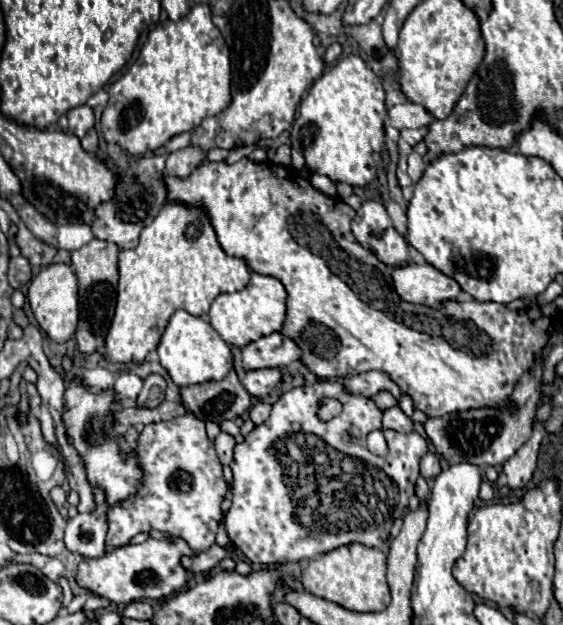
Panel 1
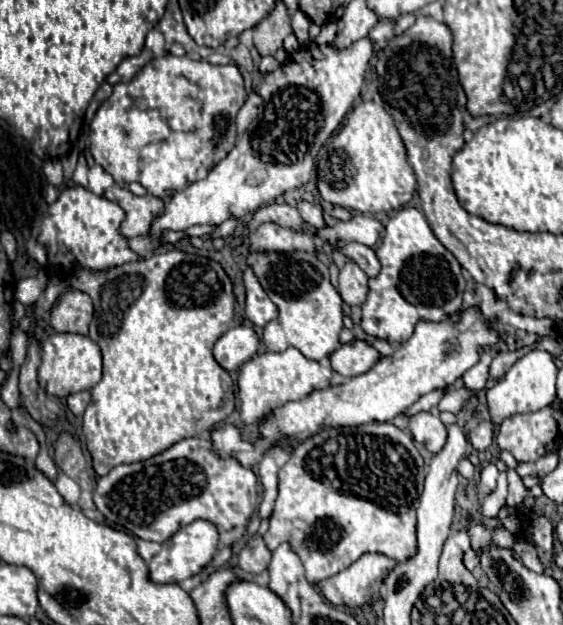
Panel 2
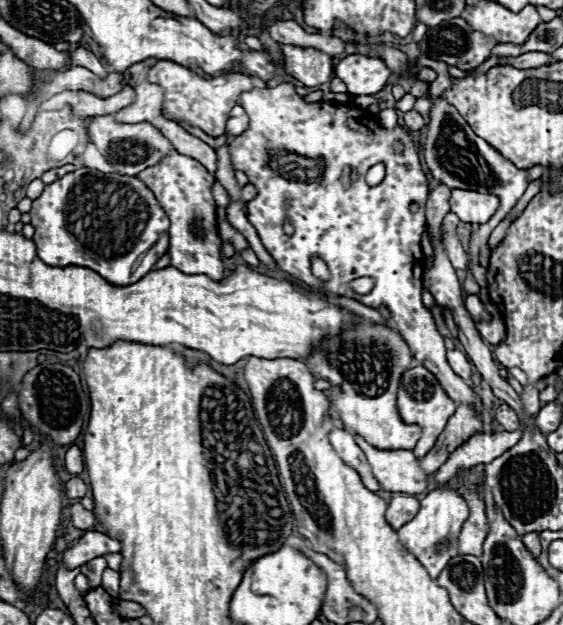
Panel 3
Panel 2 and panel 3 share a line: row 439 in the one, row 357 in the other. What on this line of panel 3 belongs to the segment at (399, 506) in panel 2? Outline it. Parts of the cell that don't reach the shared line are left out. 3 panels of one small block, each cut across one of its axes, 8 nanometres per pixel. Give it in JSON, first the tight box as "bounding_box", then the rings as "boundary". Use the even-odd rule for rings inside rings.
{"bounding_box":[304,322,422,450],"boundary":[[[360,322],[342,334],[342,338],[324,340],[304,364],[316,378],[332,382],[332,404],[348,430],[354,430],[354,434],[360,434],[378,450],[414,450],[422,436],[420,426],[404,424],[396,410],[396,390],[410,360],[412,352],[396,330],[372,322]]]}

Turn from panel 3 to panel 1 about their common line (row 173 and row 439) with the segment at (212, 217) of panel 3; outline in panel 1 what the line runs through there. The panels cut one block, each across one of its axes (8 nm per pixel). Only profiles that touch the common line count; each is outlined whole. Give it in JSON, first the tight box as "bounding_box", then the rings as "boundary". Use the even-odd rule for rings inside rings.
{"bounding_box":[106,414,228,552],"boundary":[[[184,414],[168,422],[148,424],[140,434],[136,456],[142,468],[142,480],[136,494],[130,494],[110,508],[106,546],[118,548],[128,544],[138,532],[162,530],[182,538],[192,552],[206,552],[214,544],[218,520],[222,516],[220,504],[226,498],[228,486],[214,442],[206,436],[204,422],[192,418],[192,414]]]}

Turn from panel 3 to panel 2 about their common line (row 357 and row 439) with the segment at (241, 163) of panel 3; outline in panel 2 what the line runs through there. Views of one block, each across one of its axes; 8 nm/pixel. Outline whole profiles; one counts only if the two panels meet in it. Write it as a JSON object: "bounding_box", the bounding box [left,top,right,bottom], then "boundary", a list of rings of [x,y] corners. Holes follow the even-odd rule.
{"bounding_box":[408,412,446,454],"boundary":[[[420,412],[410,418],[408,432],[414,436],[418,444],[422,444],[432,454],[438,454],[446,442],[446,426],[440,422],[438,416],[430,412]]]}

